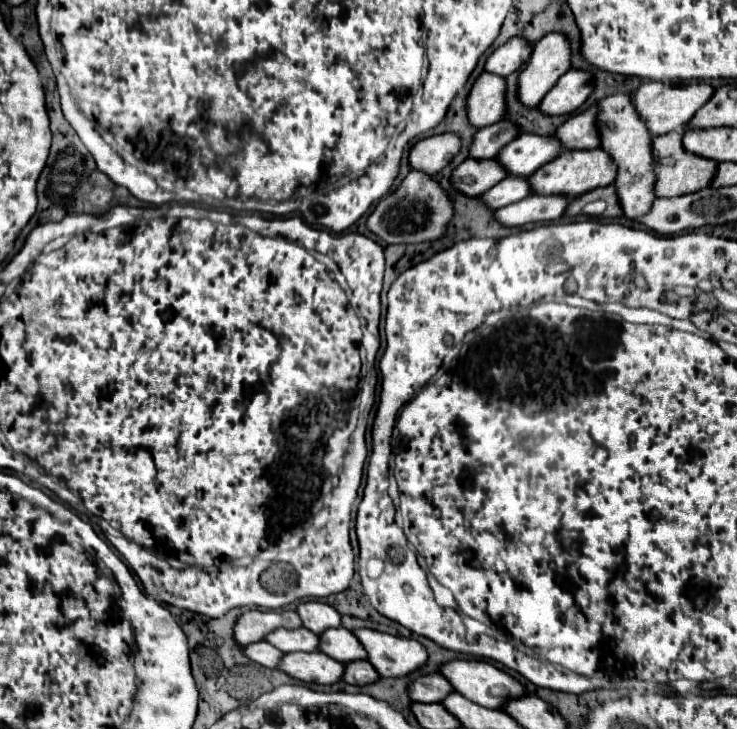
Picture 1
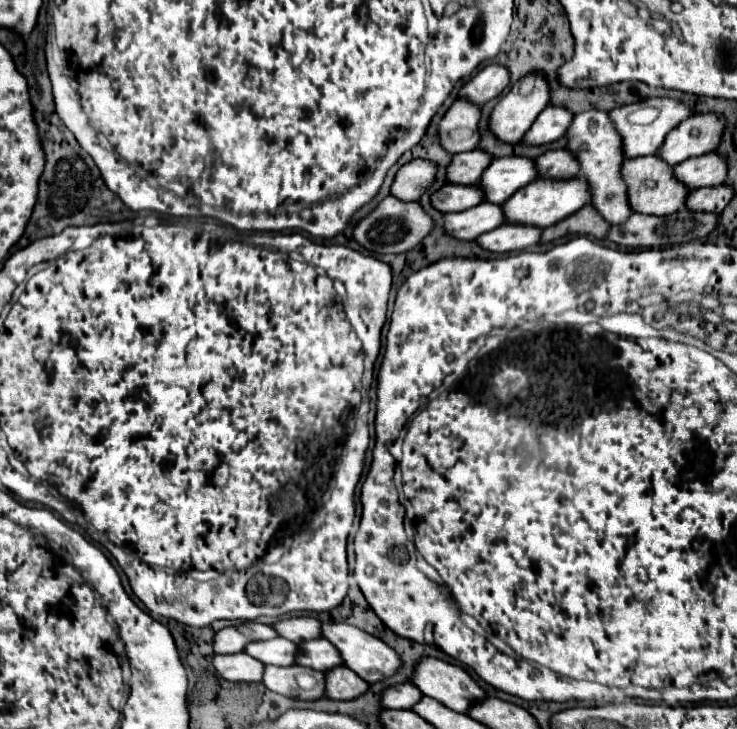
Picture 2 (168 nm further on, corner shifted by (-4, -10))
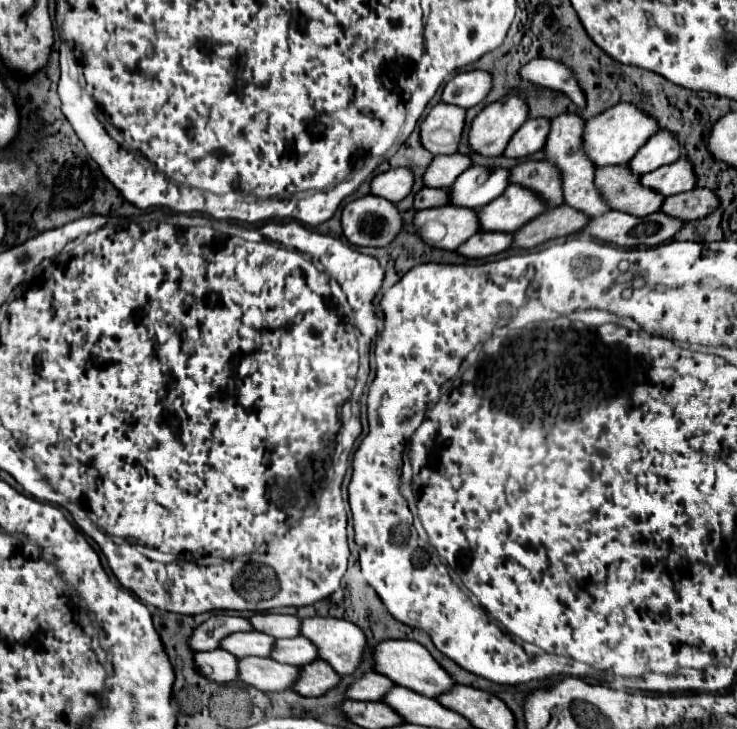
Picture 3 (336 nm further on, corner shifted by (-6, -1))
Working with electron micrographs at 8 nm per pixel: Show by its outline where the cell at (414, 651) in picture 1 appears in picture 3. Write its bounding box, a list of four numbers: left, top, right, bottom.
[300,617,364,675]

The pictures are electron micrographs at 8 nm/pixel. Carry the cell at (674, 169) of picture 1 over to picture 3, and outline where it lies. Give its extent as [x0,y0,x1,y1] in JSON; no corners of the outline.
[594,165,662,217]

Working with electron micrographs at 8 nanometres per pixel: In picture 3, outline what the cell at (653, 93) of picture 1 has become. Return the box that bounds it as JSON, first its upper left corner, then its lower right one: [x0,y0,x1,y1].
[582,103,658,167]

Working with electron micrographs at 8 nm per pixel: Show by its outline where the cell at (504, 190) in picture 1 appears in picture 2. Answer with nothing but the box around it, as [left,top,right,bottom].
[444,200,506,240]

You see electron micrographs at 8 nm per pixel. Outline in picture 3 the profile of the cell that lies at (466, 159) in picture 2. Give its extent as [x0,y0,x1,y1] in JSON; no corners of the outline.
[422,155,470,189]

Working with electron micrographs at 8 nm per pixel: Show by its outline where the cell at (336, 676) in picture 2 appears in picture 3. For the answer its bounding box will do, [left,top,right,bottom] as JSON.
[290,659,340,697]

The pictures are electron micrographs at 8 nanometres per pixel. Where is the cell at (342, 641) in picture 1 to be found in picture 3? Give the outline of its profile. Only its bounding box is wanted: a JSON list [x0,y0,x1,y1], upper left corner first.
[270,637,316,667]

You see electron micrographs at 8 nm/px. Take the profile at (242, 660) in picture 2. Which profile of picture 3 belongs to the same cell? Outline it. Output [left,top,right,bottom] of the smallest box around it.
[194,649,238,683]

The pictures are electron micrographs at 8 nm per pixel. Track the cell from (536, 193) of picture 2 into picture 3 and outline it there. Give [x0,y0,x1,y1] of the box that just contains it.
[478,185,546,233]

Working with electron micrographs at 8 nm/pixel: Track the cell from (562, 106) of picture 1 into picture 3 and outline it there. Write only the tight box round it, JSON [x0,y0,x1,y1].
[504,119,550,159]

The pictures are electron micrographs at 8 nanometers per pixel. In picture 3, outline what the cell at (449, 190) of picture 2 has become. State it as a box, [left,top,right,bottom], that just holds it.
[414,189,448,209]

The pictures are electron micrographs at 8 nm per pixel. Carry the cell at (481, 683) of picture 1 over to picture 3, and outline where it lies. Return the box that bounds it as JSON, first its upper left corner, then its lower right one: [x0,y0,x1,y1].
[372,639,454,697]

